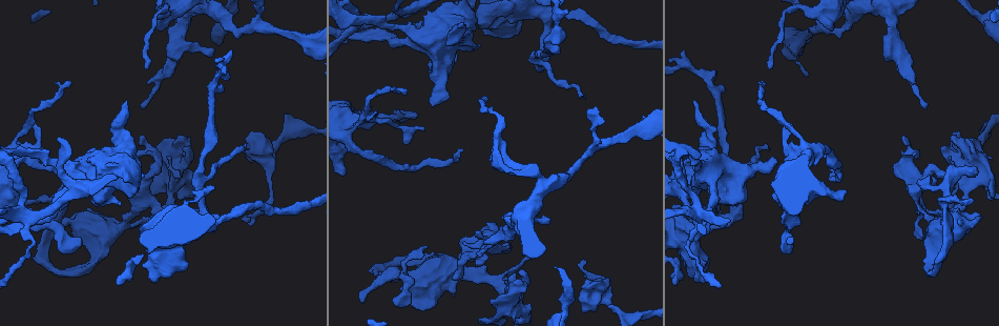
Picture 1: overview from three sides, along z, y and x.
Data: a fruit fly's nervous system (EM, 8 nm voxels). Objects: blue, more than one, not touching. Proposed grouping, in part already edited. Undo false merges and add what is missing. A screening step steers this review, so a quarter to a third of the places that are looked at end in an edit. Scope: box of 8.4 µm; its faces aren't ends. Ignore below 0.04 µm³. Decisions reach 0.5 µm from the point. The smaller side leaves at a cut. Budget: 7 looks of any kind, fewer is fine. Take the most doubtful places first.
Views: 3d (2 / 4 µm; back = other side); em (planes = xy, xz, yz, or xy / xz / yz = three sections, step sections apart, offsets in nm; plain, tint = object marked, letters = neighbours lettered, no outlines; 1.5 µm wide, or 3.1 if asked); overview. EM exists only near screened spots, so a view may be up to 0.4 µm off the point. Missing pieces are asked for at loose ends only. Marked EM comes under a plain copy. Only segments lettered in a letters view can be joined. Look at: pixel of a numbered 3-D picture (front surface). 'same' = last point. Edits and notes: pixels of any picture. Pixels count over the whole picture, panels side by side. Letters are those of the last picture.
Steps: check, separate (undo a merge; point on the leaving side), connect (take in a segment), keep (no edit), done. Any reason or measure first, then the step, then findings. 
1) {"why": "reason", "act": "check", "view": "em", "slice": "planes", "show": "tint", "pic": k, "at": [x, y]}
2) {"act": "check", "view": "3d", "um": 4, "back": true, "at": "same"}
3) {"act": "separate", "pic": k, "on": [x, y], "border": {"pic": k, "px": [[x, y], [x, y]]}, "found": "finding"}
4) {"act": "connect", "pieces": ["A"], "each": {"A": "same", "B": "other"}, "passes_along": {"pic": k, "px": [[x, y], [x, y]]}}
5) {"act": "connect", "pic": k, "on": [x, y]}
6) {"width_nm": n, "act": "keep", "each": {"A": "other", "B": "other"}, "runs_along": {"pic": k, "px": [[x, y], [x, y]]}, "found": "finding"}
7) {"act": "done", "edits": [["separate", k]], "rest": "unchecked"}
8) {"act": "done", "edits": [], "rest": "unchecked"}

{"why": "tapers out", "act": "check", "view": "em", "slice": "planes", "show": "letters", "pic": 1, "at": [585, 98]}

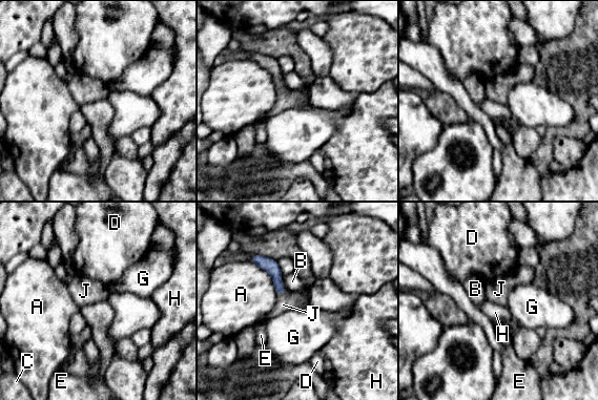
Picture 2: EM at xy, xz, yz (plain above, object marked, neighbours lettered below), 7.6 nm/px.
{"act": "connect", "pieces": ["J"], "each": {"A": "other", "B": "other", "C": "other", "D": "other", "E": "other", "G": "other", "H": "other", "J": "same"}, "passes_along": {"pic": 2, "px": [[269, 265], [282, 294], [292, 300]]}, "found": "it goes on there"}

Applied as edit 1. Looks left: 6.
{"act": "check", "view": "overview"}

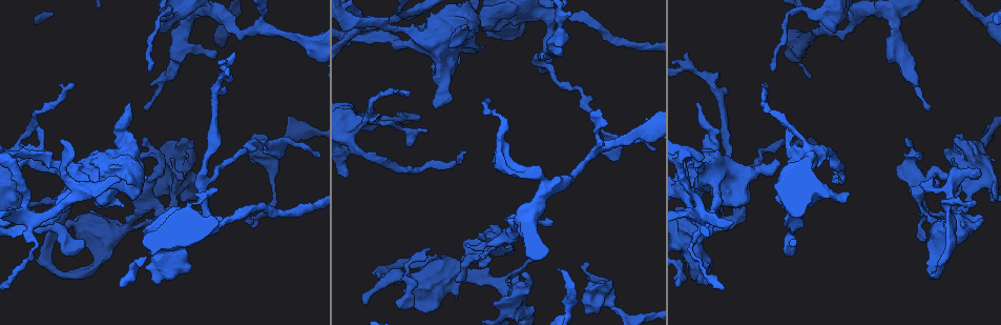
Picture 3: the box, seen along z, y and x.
{"why": "tapers out", "act": "check", "view": "3d", "um": 4, "pic": 3, "at": [923, 240]}

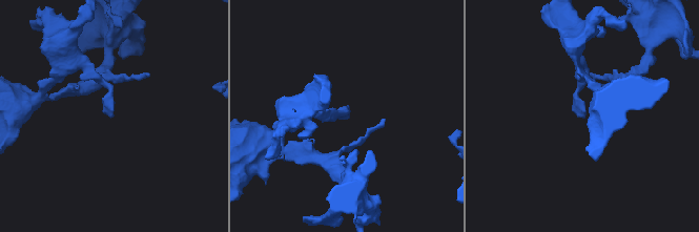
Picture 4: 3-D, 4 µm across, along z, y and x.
{"act": "check", "view": "em", "slice": "yz", "step": 8, "show": "tint", "pic": 4, "at": [112, 116]}

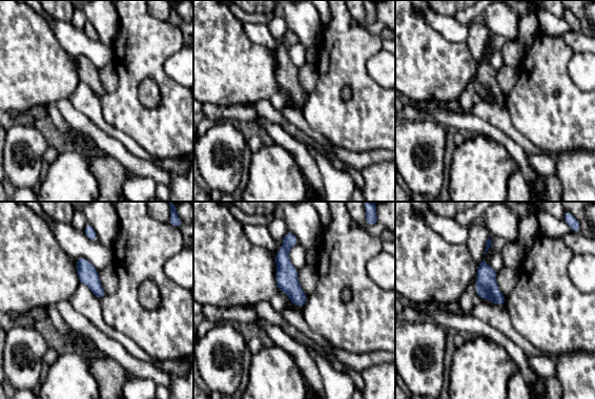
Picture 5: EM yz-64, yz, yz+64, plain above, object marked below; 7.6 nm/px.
{"why": "another direction", "act": "check", "view": "em", "slice": "xz", "step": 8, "show": "letters", "at": "same"}

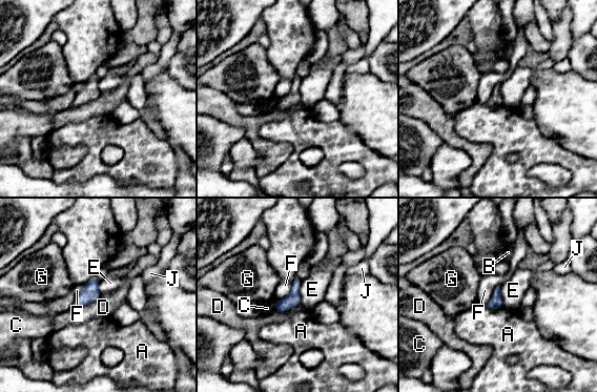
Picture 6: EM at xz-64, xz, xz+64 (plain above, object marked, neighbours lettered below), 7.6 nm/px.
{"act": "keep", "each": {"A": "other", "B": "other", "C": "other", "D": "other", "E": "other", "F": "other", "G": "other", "J": "other"}, "border": {"pic": 6, "px": [[302, 280], [300, 303]]}, "found": "none of them fits"}

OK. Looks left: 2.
{"why": "branch stops here", "act": "check", "view": "em", "slice": "xz", "step": 4, "show": "tint", "pic": 3, "at": [484, 101]}

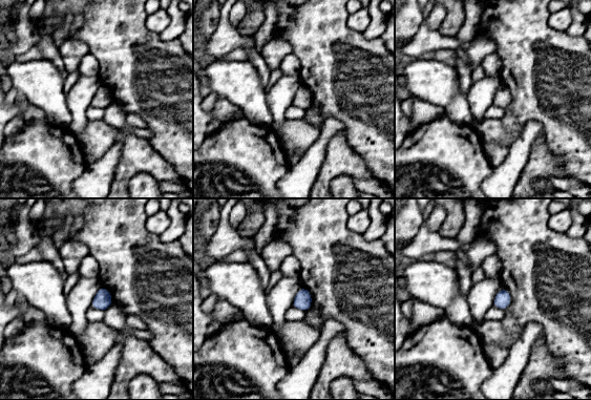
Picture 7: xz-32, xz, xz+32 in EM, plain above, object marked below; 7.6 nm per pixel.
{"act": "check", "view": "em", "slice": "planes", "show": "letters", "at": "same"}

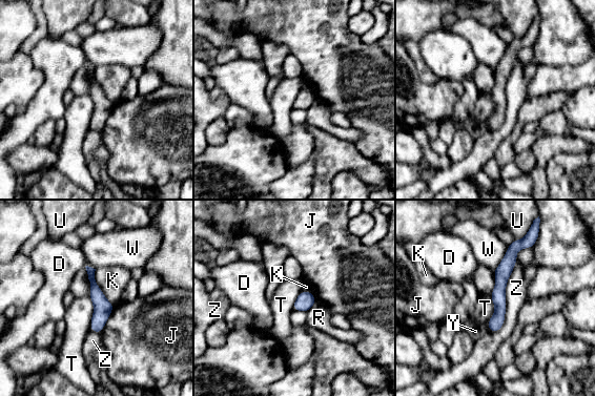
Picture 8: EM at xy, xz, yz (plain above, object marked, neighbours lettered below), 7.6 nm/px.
{"width_nm": 110, "act": "keep", "each": {"D": "other", "J": "other", "K": "other", "R": "other", "T": "other", "U": "other", "W": "other", "Y": "other", "Z": "other"}, "runs_along": {"pic": 8, "px": [[518, 242], [492, 329]]}, "found": "no lettered segment goes on from it"}

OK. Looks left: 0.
{"act": "done", "edits": [["connect", 2]], "rest": "unchecked"}

